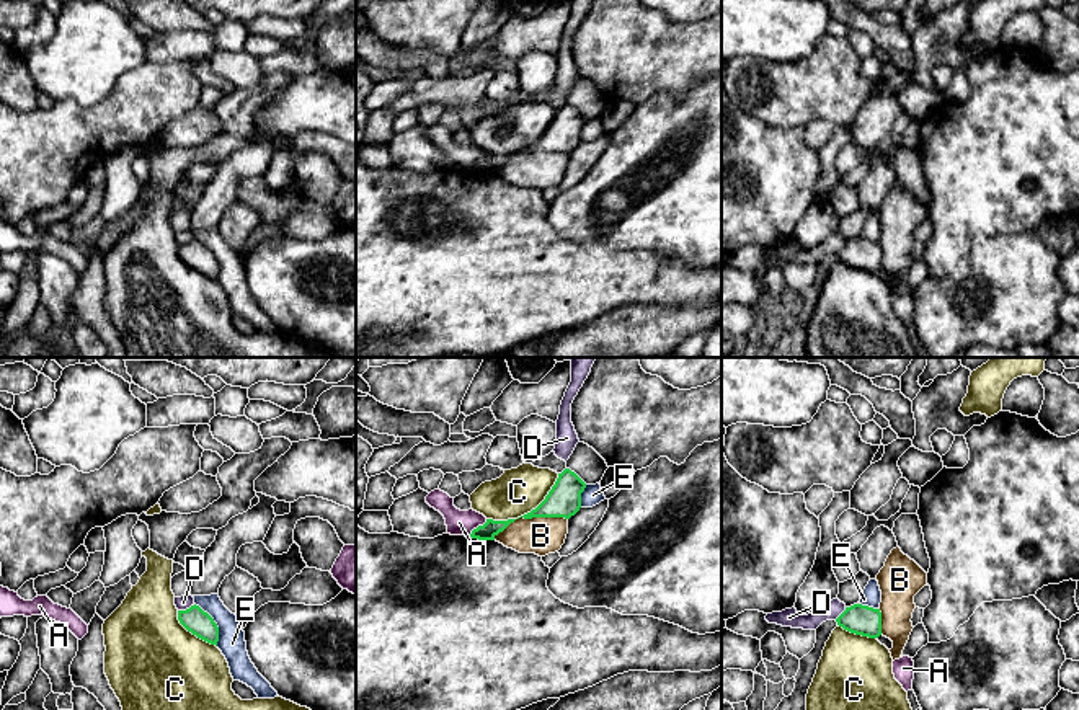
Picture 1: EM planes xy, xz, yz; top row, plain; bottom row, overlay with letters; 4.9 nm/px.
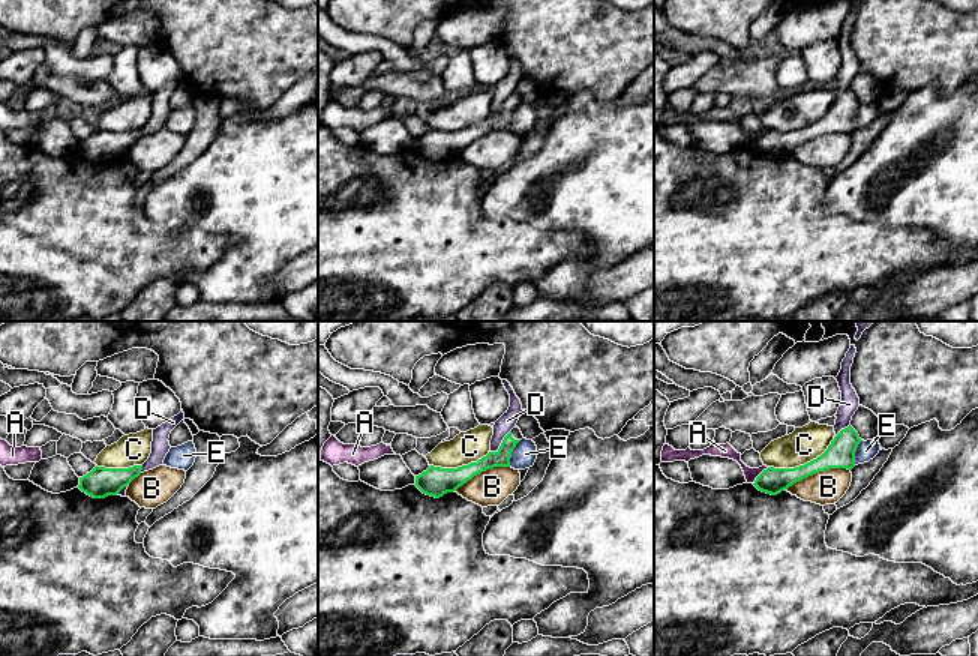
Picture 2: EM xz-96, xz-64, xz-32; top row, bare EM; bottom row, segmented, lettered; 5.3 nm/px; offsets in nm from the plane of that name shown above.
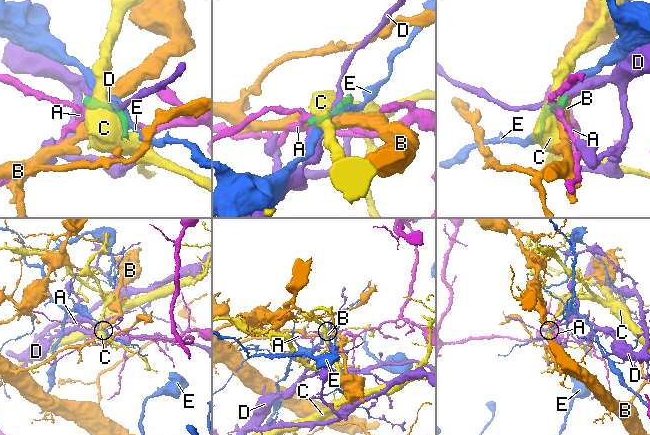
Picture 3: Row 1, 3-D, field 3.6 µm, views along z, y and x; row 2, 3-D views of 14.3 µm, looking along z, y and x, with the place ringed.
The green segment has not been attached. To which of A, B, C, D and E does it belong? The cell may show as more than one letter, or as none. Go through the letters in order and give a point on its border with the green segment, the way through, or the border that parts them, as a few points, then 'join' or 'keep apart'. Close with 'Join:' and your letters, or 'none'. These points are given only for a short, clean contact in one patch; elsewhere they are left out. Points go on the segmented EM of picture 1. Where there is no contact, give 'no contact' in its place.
A: xz (479, 526) | along xz (487, 519), (469, 534) | keep apart
B: xz (529, 518) | along xz (567, 518), (518, 518), (493, 539) | keep apart
C: xz (528, 513) | keep apart
D: xy (186, 609) | keep apart
E: xy (216, 624) | along xy (195, 603), (216, 624), (217, 645) | keep apart
Join: none

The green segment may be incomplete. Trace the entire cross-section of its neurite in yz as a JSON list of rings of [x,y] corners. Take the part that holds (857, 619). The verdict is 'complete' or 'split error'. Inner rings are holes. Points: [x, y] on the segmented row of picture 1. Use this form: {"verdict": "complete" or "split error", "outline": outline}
{"verdict": "split error", "outline": [[[860,570],[854,578],[839,583],[837,599],[846,604],[846,610],[836,622],[850,633],[878,638],[881,635],[880,609],[862,606],[859,602],[868,581],[870,576]]]}

